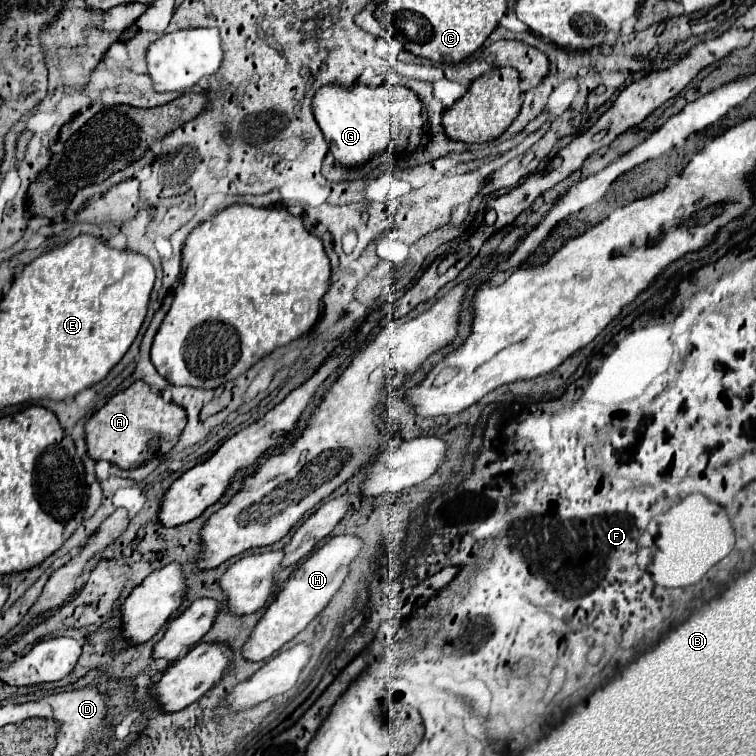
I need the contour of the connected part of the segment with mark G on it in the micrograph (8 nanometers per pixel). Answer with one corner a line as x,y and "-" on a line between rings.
354,84
350,88
324,86
314,96
314,116
316,122
330,144
334,158
346,166
362,166
374,156
392,152
394,156
410,156
420,148
426,134
426,124
422,118
422,100
416,92
404,86
382,84
378,88

